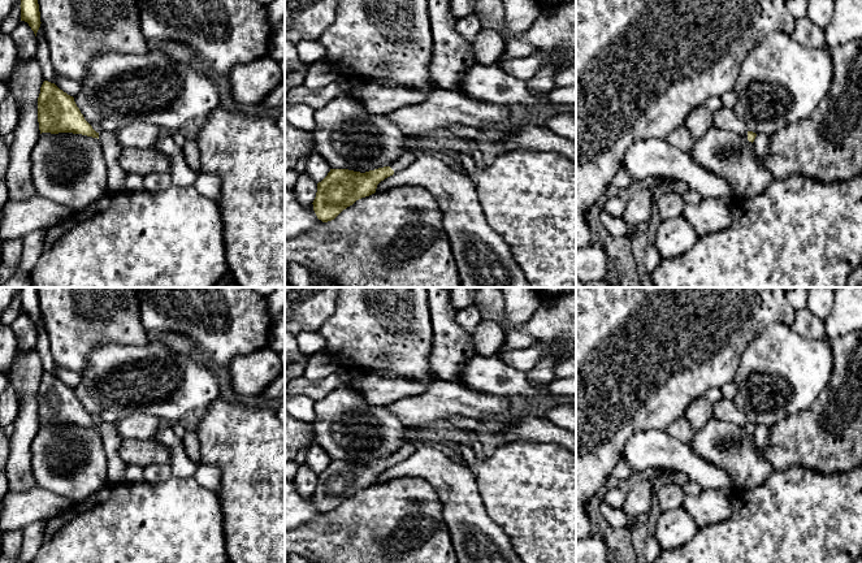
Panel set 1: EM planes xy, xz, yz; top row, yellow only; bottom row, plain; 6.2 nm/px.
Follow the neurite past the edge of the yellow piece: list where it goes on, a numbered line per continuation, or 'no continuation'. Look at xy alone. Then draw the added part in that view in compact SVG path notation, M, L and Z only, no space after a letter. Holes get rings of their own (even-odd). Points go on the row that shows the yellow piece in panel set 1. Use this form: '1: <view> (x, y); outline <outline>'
1: xy (116, 174); outline M103 130L99 133L99 140L104 152L104 161L108 170L108 190L120 191L125 179L125 170L118 163L120 152L124 150L122 146L117 143L116 133Z

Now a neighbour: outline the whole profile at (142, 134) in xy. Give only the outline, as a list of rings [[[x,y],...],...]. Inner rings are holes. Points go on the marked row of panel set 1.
[[[144,121],[135,122],[116,130],[120,146],[135,148],[153,148],[159,142],[160,127]]]

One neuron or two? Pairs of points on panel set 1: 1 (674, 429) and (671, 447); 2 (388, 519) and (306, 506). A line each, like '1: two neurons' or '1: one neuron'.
1: two neurons
2: two neurons

